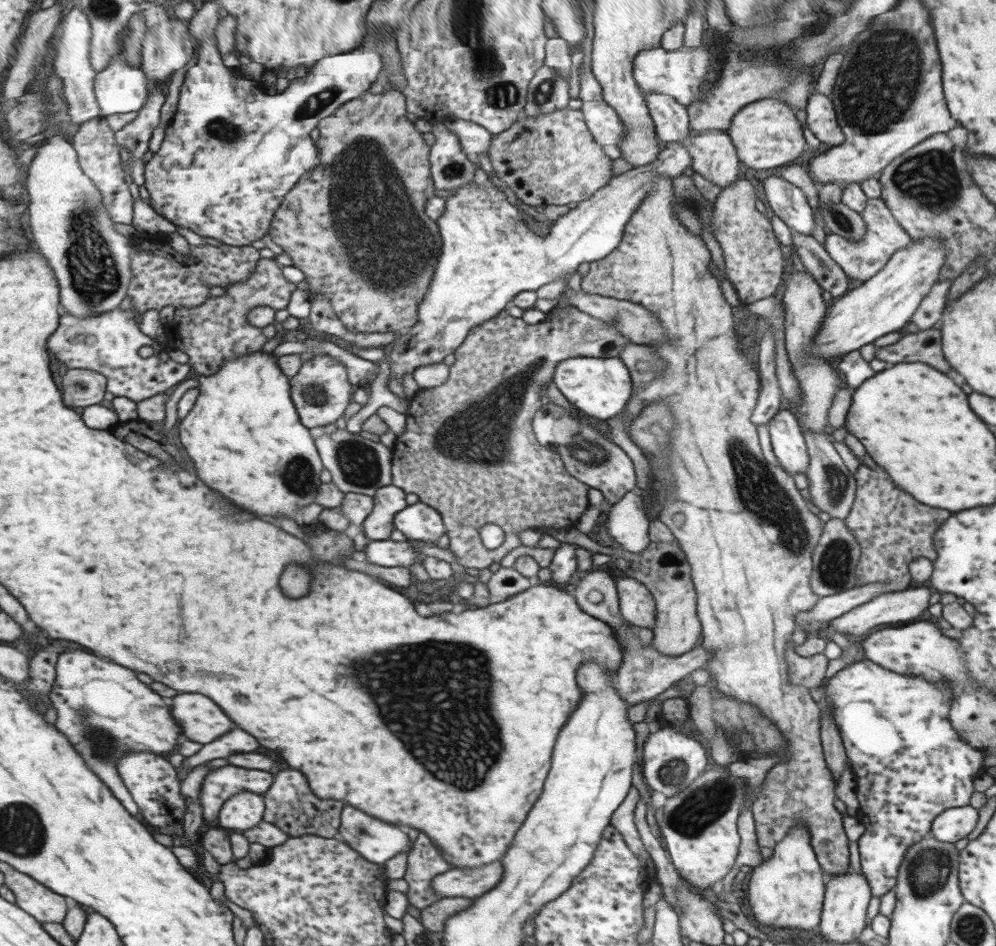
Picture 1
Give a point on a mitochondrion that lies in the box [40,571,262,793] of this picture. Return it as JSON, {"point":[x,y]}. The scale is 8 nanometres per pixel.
{"point":[102,744]}

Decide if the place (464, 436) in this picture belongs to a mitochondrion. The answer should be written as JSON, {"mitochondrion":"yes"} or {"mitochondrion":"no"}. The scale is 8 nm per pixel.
{"mitochondrion":"yes"}

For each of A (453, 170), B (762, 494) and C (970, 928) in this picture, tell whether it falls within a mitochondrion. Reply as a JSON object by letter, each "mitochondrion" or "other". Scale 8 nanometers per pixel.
{"A":"mitochondrion","B":"mitochondrion","C":"mitochondrion"}

